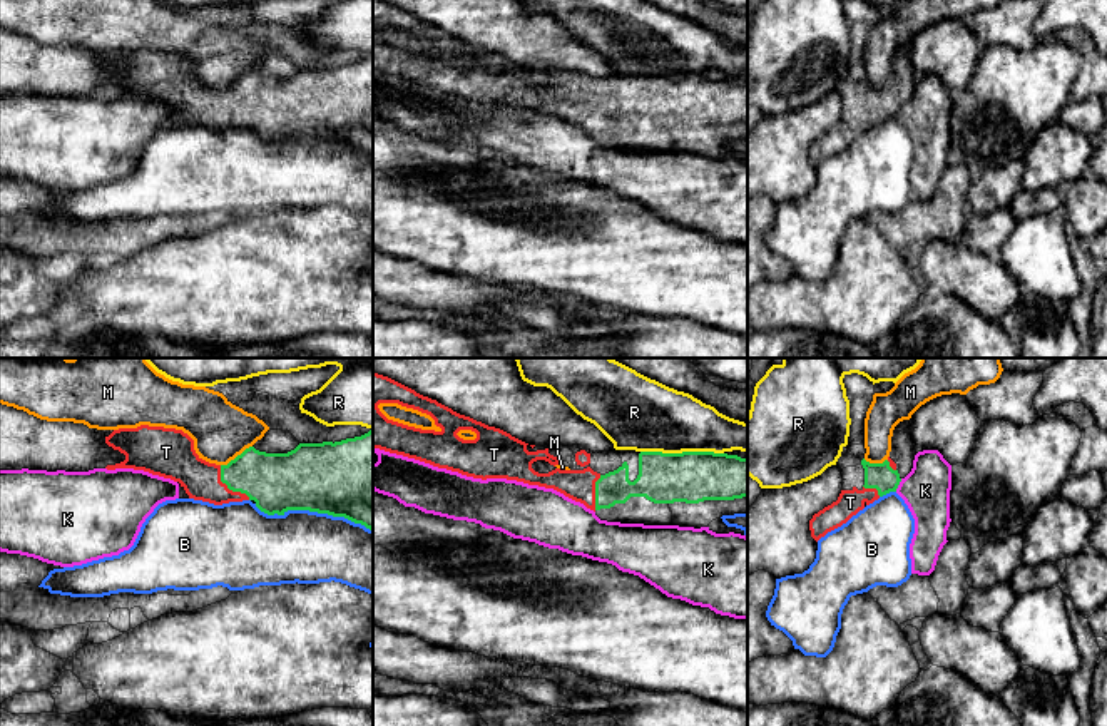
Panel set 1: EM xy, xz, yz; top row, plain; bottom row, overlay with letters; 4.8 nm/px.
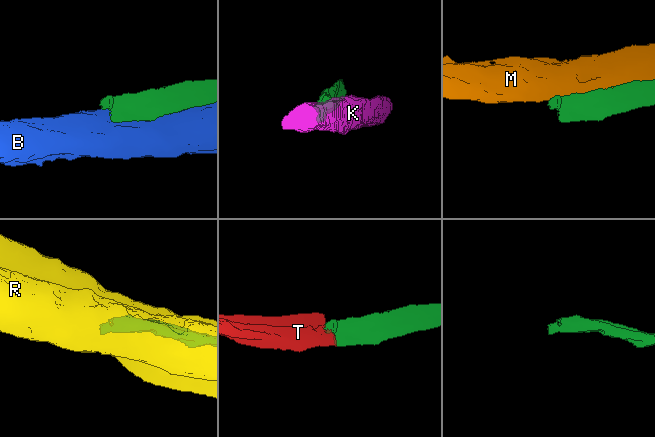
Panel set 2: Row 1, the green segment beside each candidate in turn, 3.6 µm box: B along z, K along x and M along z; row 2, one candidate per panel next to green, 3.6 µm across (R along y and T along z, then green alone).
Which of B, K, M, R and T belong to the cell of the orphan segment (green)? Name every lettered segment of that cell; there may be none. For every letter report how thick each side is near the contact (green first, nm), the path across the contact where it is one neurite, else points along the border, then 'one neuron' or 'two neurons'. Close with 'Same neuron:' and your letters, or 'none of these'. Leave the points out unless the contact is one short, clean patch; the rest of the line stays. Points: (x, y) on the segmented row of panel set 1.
B: 380/340 nm | two neurons
K: 130/220 nm | along yz (902, 479), (895, 490) | two neurons
M: 280/280 nm | two neurons
R: 240/340 nm | two neurons
T: 280/190 nm | across xy (278, 482), (228, 487), (201, 480) | one neuron
Same neuron: T

